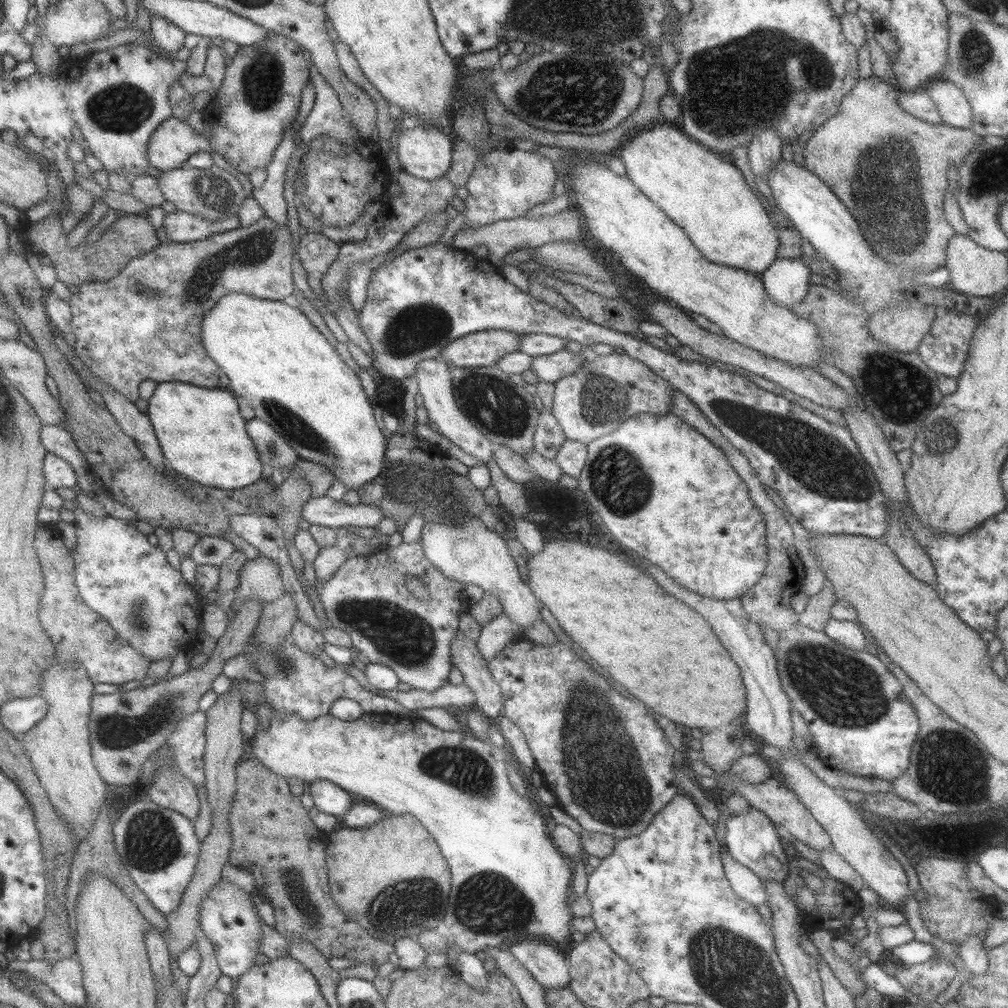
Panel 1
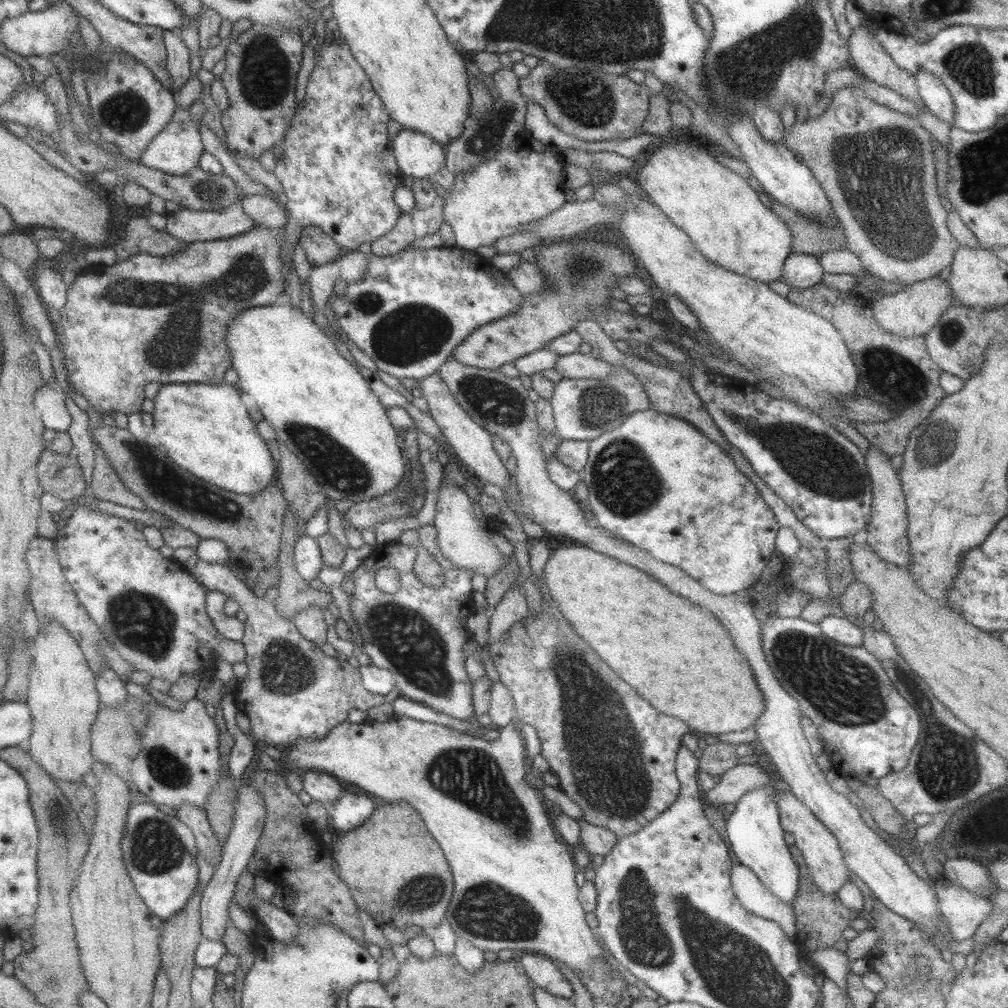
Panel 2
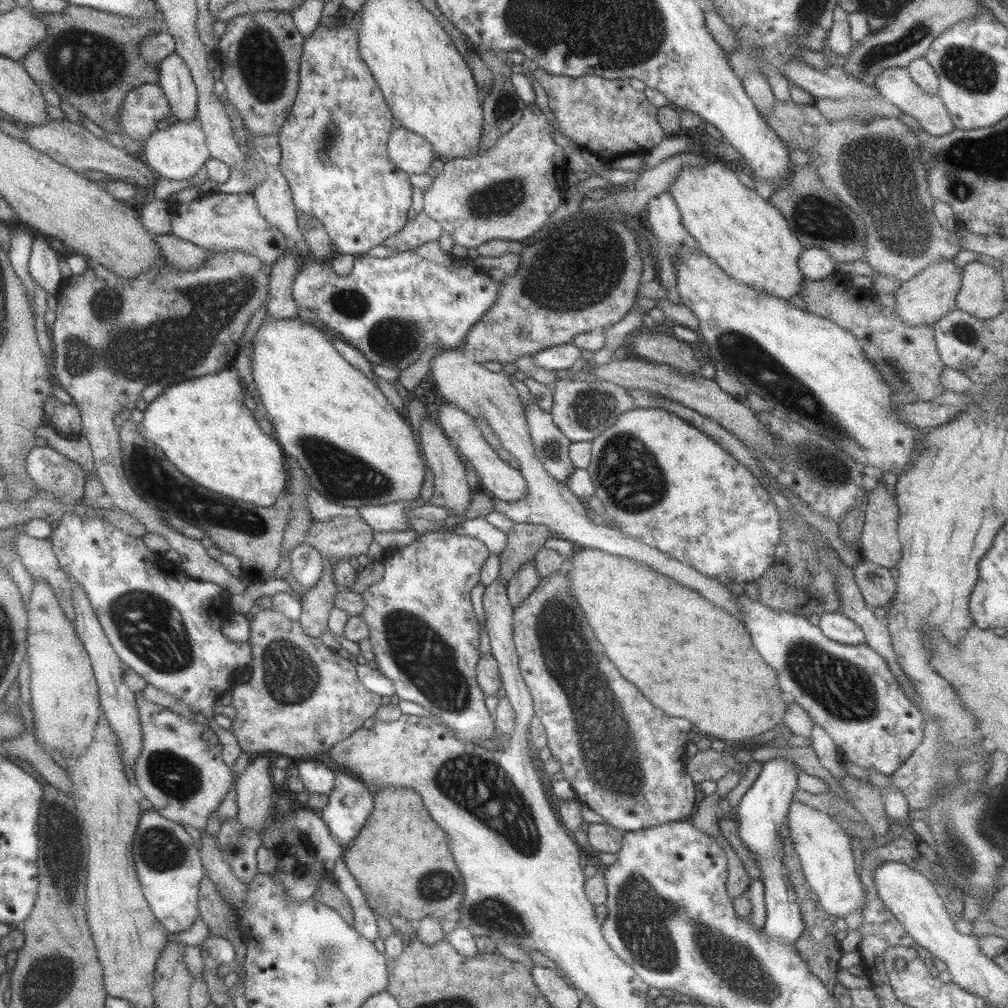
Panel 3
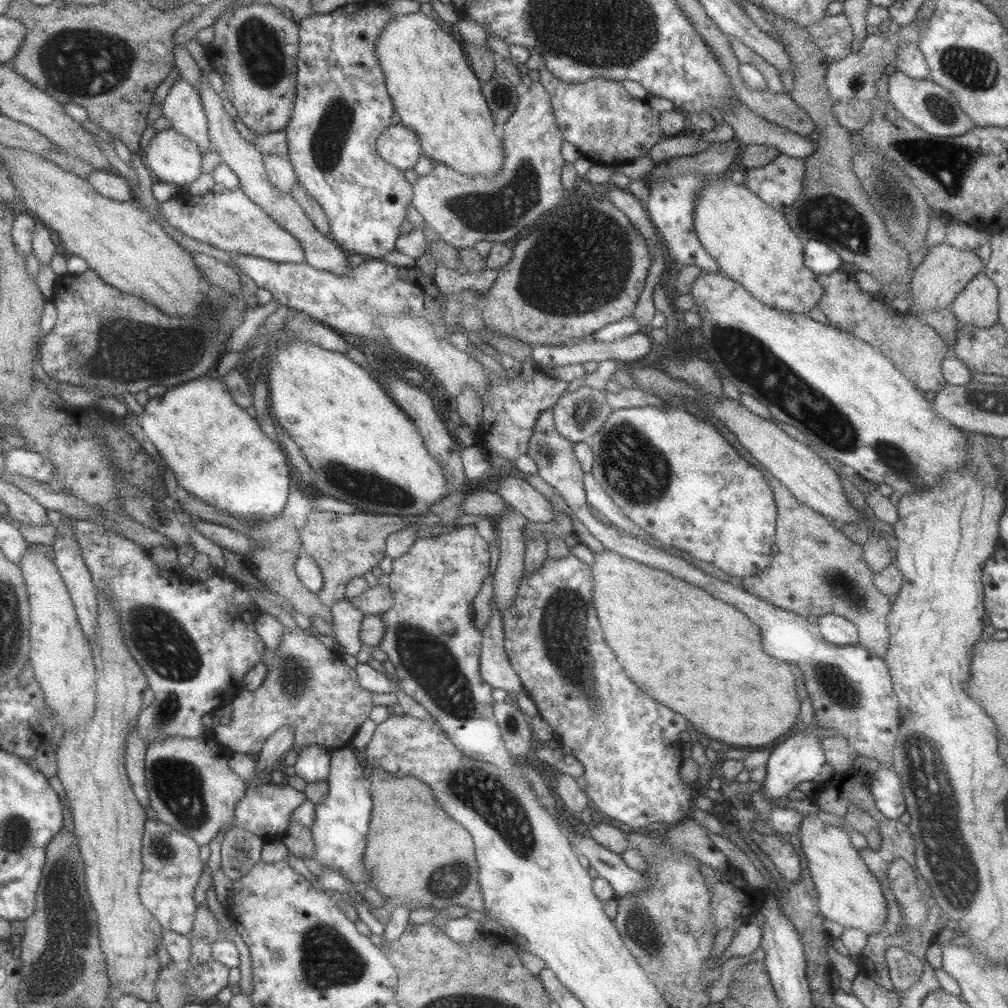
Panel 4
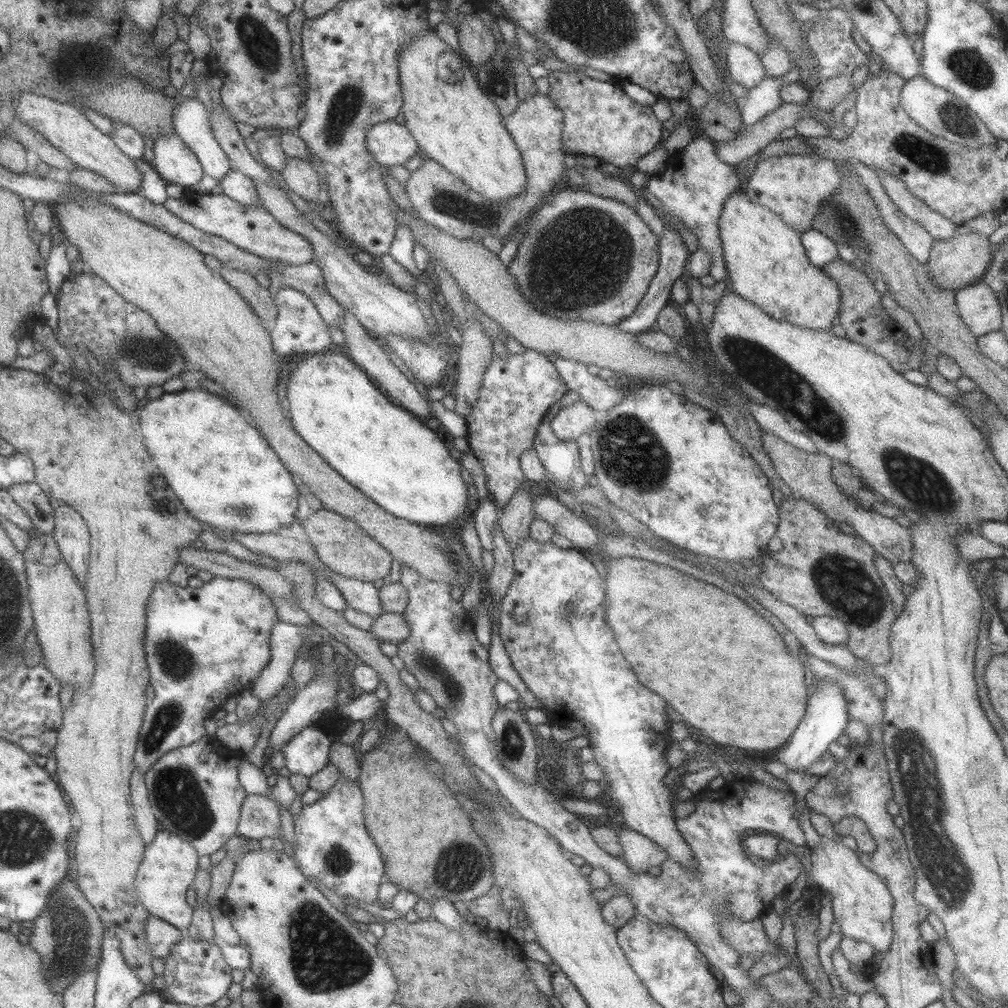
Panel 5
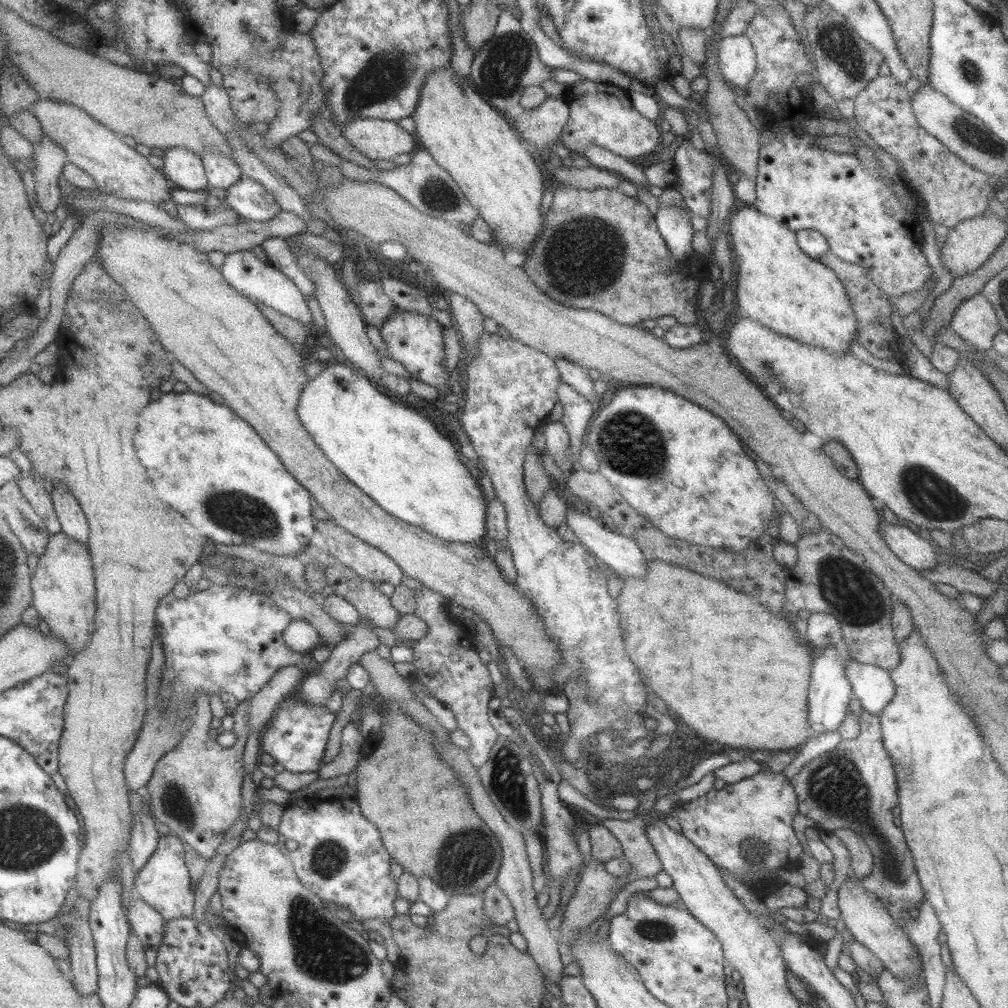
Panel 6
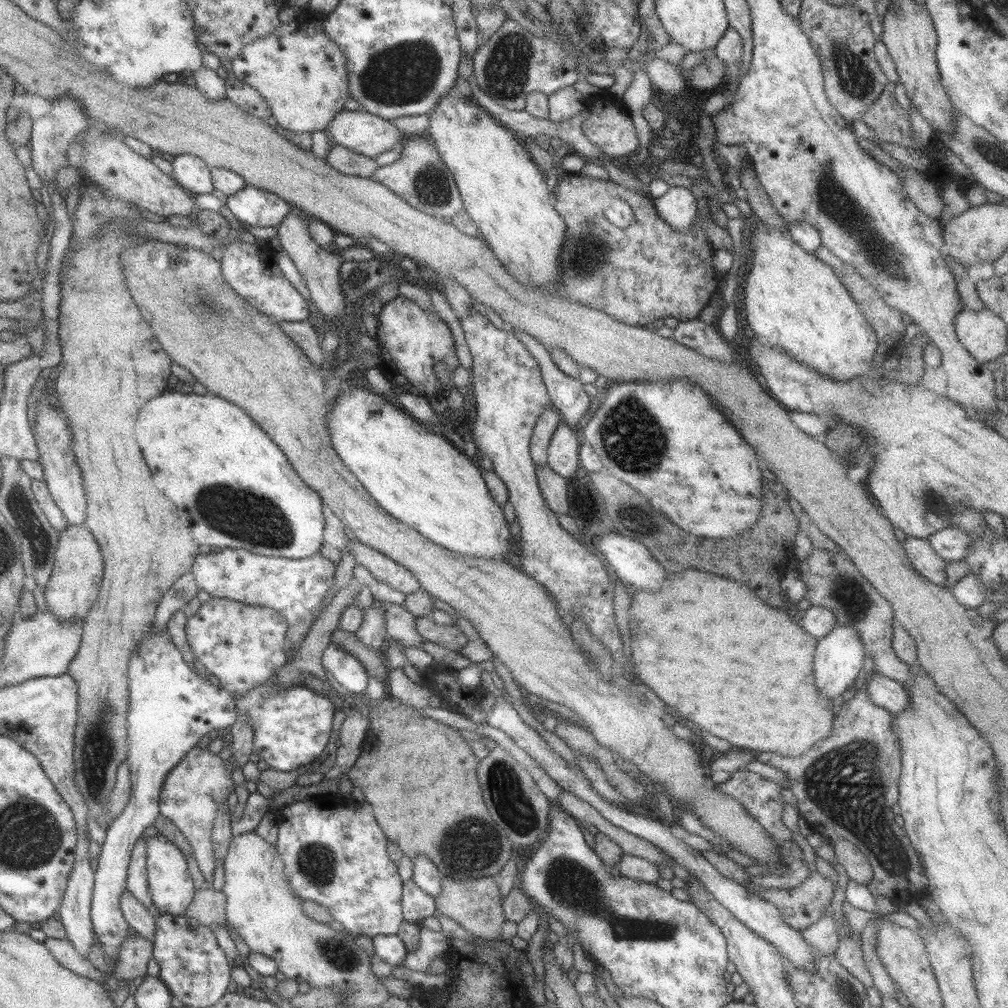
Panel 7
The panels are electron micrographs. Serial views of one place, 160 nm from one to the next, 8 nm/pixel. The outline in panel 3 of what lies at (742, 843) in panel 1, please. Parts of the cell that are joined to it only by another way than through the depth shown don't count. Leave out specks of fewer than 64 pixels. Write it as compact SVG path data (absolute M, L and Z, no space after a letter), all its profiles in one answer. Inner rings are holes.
M775 757L756 766L758 776L750 788L742 795L731 816L737 821L736 831L747 850L752 852L759 869L760 881L764 888L766 917L763 923L765 932L774 939L785 941L794 947L794 940L804 931L795 891L792 889L787 871L783 870L783 843L779 828L785 822L791 794L796 787L796 776L801 771L796 765Z

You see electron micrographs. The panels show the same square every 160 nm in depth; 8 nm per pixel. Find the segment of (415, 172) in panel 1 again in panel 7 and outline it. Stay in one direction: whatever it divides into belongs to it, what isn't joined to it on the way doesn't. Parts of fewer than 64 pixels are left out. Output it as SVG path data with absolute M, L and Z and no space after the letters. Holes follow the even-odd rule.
M341 110L326 130L336 145L373 159L402 144L405 138L388 120L362 110Z

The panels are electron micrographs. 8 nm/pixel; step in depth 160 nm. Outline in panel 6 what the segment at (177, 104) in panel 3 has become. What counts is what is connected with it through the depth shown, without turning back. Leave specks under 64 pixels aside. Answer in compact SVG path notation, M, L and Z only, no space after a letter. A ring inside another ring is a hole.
M201 153L200 160L209 188L215 187L225 190L243 177L234 162L227 160L225 155L221 153Z

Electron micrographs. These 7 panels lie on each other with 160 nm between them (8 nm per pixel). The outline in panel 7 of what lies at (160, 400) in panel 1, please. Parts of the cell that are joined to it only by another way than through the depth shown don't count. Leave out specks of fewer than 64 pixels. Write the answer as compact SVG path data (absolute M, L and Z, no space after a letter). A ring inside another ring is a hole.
M165 392L159 396L151 398L143 408L139 408L137 420L135 420L135 440L139 442L139 450L143 456L143 462L149 468L151 482L179 508L179 518L189 524L193 538L197 544L205 544L209 547L232 548L248 550L259 556L283 557L291 560L305 559L318 552L323 543L321 534L323 533L323 506L322 500L312 488L309 488L291 468L288 460L279 447L266 435L263 430L259 430L249 416L245 416L243 410L235 408L233 404L217 398L217 396L201 396L199 394L179 394L179 392Z

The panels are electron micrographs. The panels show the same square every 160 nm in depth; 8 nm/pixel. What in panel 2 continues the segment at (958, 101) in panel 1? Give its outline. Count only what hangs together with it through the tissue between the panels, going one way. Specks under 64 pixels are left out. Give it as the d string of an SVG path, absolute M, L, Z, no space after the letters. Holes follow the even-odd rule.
M924 70L916 72L914 79L917 95L927 111L947 125L953 125L953 100L947 87L935 75Z

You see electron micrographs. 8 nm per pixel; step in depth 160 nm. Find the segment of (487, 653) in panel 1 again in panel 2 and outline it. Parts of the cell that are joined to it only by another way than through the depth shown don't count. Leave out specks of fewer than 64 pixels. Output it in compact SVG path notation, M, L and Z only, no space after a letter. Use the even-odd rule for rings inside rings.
M509 588L497 605L489 612L488 635L491 641L499 641L505 631L527 617L527 600L522 589Z

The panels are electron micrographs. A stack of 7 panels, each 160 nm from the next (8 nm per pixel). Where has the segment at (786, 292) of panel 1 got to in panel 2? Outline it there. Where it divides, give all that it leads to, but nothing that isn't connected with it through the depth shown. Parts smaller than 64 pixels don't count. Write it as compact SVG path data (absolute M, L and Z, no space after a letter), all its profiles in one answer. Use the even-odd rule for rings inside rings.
M791 252L784 258L782 275L779 280L789 289L803 290L817 284L821 280L823 269L817 262L817 257L812 254Z

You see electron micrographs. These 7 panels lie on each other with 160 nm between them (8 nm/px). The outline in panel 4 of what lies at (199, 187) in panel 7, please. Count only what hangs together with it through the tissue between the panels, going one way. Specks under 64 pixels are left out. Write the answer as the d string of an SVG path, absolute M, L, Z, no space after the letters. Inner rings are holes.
M172 128L156 132L148 146L142 152L145 156L146 169L153 179L161 183L177 185L183 190L189 183L196 180L201 174L201 153L191 140L181 136Z

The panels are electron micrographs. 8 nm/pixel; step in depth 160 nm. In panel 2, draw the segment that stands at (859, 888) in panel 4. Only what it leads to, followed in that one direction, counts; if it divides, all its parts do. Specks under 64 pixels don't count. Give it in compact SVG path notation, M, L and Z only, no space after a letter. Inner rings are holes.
M788 790L776 792L772 799L778 810L781 828L794 838L794 845L802 854L807 870L813 882L823 894L837 892L850 872L843 863L843 855L839 850L837 839L813 816L813 813L804 804L797 800Z

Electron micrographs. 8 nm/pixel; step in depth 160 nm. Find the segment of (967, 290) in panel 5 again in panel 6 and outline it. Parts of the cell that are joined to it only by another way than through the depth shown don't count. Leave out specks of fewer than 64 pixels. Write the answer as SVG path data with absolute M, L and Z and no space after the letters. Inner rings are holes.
M979 292L966 298L955 309L950 329L979 350L990 350L993 335L1000 330L992 304Z

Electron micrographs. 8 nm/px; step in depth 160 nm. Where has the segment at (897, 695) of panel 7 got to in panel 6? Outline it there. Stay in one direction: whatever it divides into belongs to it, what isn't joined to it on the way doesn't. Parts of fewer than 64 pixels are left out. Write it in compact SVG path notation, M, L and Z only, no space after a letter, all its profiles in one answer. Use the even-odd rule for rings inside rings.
M851 660L844 664L844 677L850 681L850 687L854 698L859 700L859 704L863 711L871 715L879 716L883 707L893 698L895 692L895 685L890 679L890 674L887 669L879 668L871 664L863 664Z

